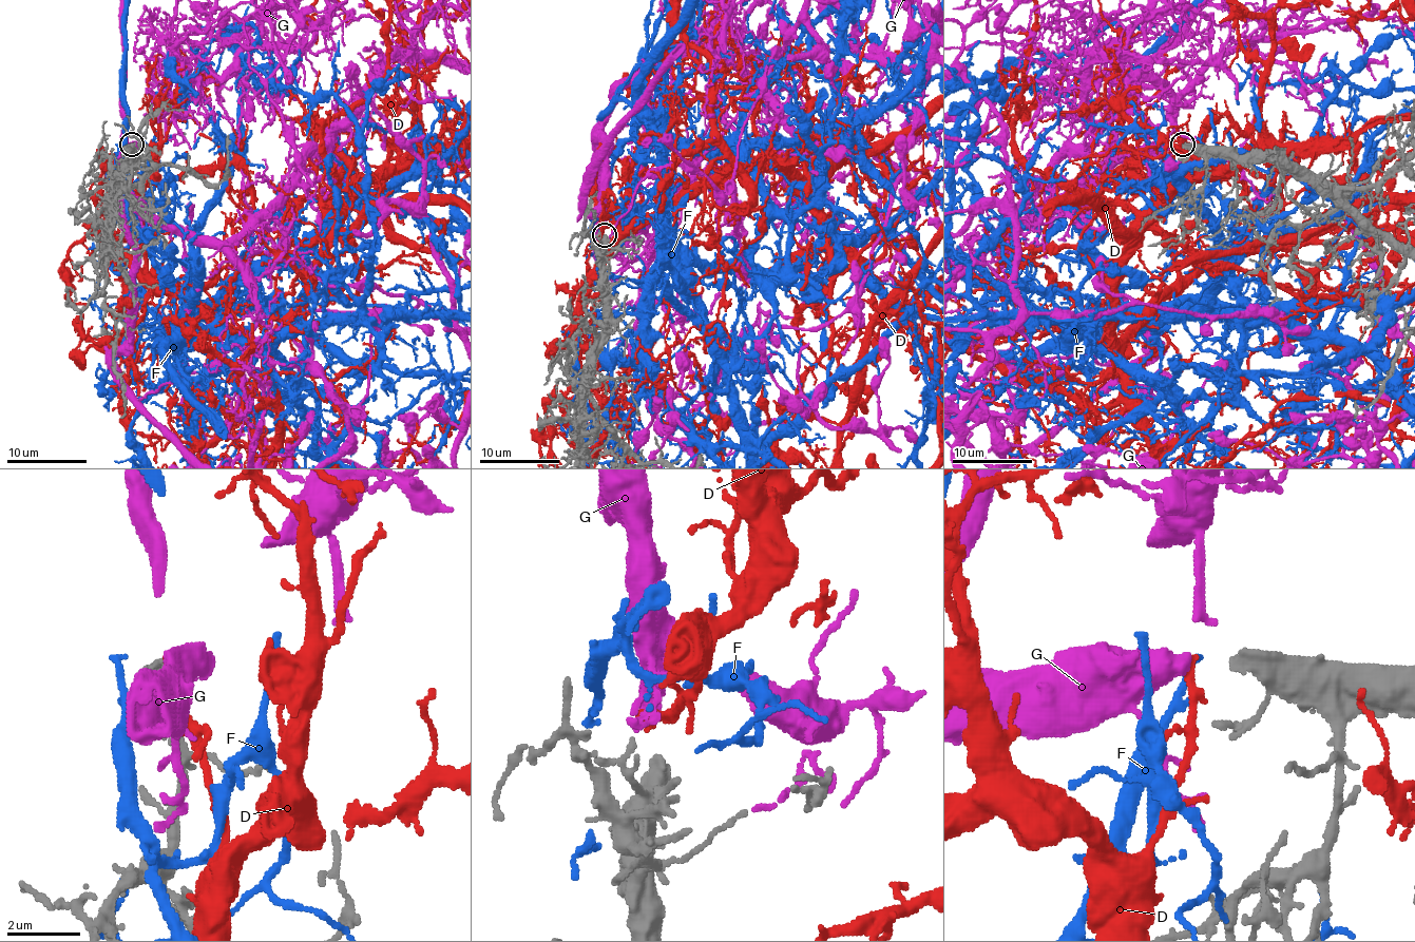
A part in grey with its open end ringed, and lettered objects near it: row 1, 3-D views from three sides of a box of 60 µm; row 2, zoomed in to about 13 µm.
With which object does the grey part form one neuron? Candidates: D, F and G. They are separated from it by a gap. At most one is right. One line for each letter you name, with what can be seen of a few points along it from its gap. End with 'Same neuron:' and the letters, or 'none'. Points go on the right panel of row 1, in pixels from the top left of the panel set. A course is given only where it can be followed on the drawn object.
Same neuron: G

